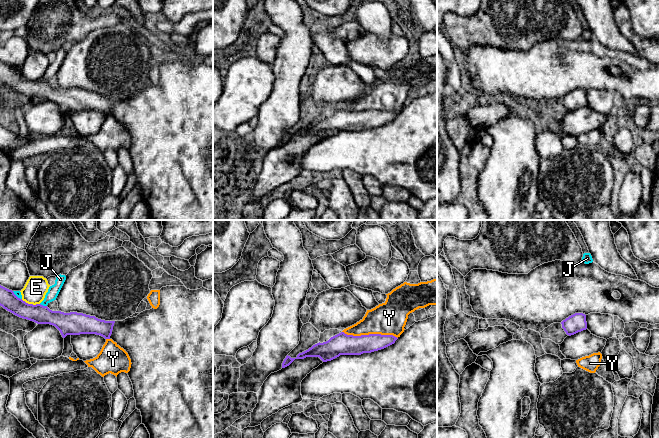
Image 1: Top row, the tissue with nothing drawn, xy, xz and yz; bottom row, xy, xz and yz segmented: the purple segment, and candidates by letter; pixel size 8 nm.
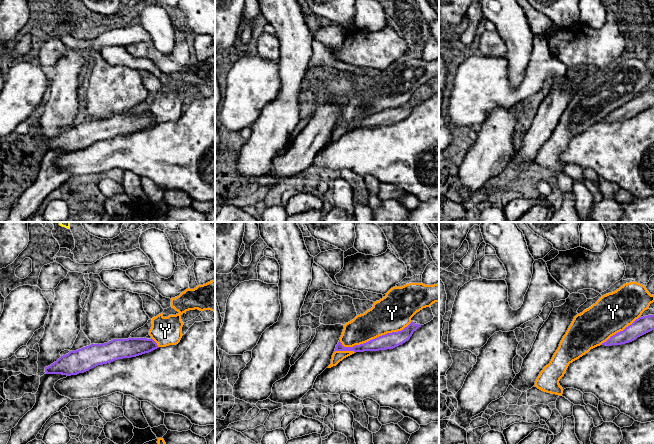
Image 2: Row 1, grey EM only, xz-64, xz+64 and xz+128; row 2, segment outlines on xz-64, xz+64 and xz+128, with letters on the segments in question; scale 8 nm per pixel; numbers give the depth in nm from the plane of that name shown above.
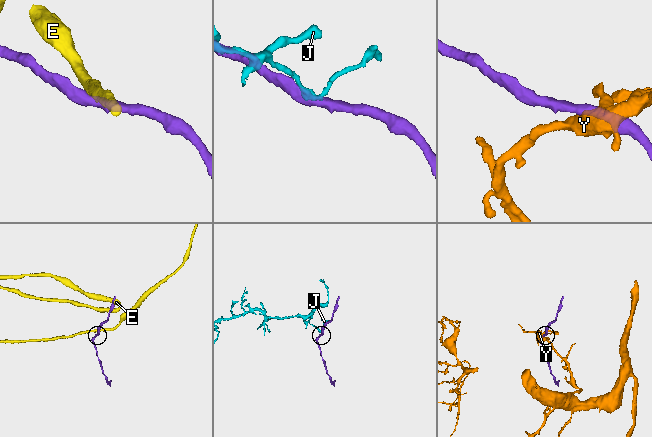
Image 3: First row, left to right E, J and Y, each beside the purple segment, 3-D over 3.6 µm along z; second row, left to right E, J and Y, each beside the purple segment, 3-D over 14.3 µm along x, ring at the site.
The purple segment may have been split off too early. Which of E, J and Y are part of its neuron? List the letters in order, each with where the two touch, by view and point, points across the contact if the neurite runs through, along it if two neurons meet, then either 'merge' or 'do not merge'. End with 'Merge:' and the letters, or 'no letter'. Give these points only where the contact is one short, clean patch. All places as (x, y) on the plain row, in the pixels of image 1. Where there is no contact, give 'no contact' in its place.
E: xy (30, 80) | do not merge
J: xy (42, 81) | along xy (40, 79), (46, 82) | do not merge
Y: xz (370, 110) | do not merge
Merge: no letter

